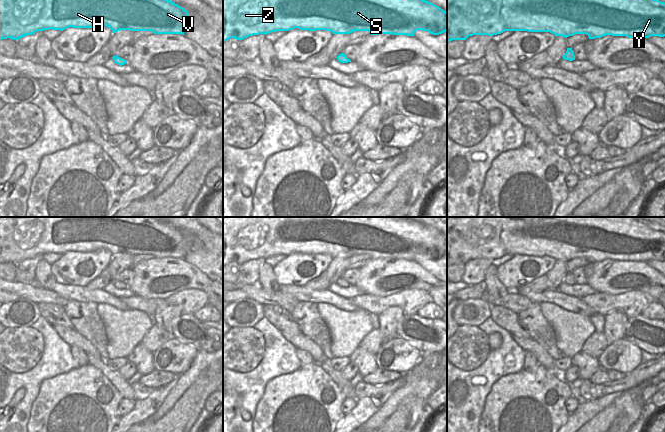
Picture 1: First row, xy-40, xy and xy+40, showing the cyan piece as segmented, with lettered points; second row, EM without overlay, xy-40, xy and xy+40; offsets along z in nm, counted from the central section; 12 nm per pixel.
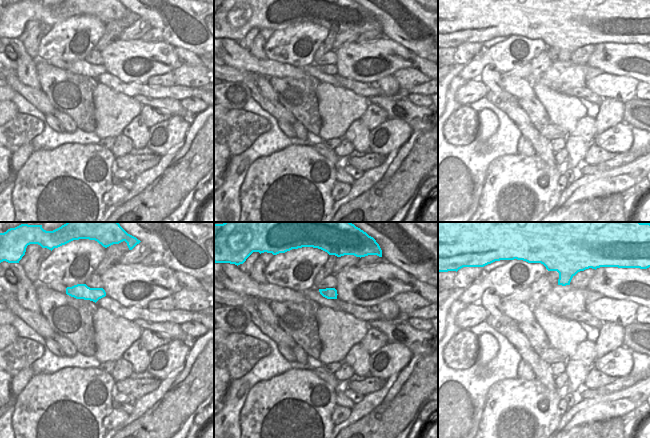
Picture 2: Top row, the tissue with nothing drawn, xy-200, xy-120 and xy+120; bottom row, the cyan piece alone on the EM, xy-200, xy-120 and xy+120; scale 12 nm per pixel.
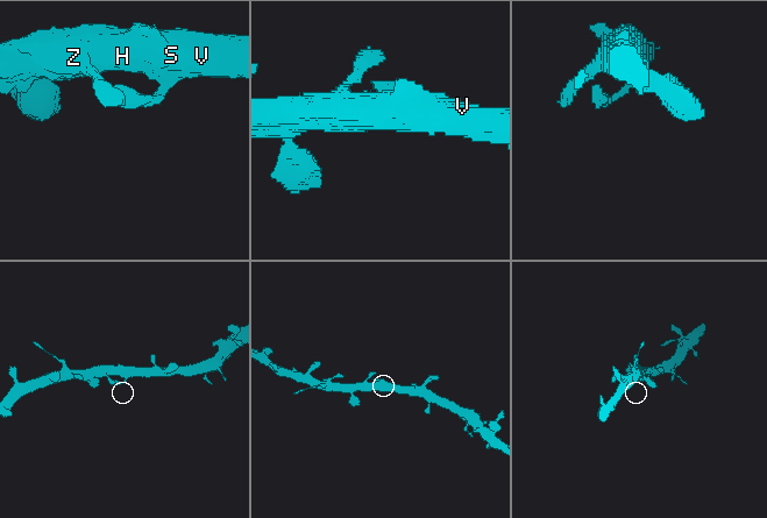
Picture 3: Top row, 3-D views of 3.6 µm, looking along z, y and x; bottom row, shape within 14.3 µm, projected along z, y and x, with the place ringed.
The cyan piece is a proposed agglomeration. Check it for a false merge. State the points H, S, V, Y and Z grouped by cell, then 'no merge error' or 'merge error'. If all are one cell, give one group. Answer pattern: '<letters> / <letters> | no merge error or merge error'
H S V Y Z | no merge error

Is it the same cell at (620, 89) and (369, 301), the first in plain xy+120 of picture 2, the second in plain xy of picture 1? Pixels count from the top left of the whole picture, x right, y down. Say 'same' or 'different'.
same

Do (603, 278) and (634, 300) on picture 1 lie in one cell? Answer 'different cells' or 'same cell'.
different cells

